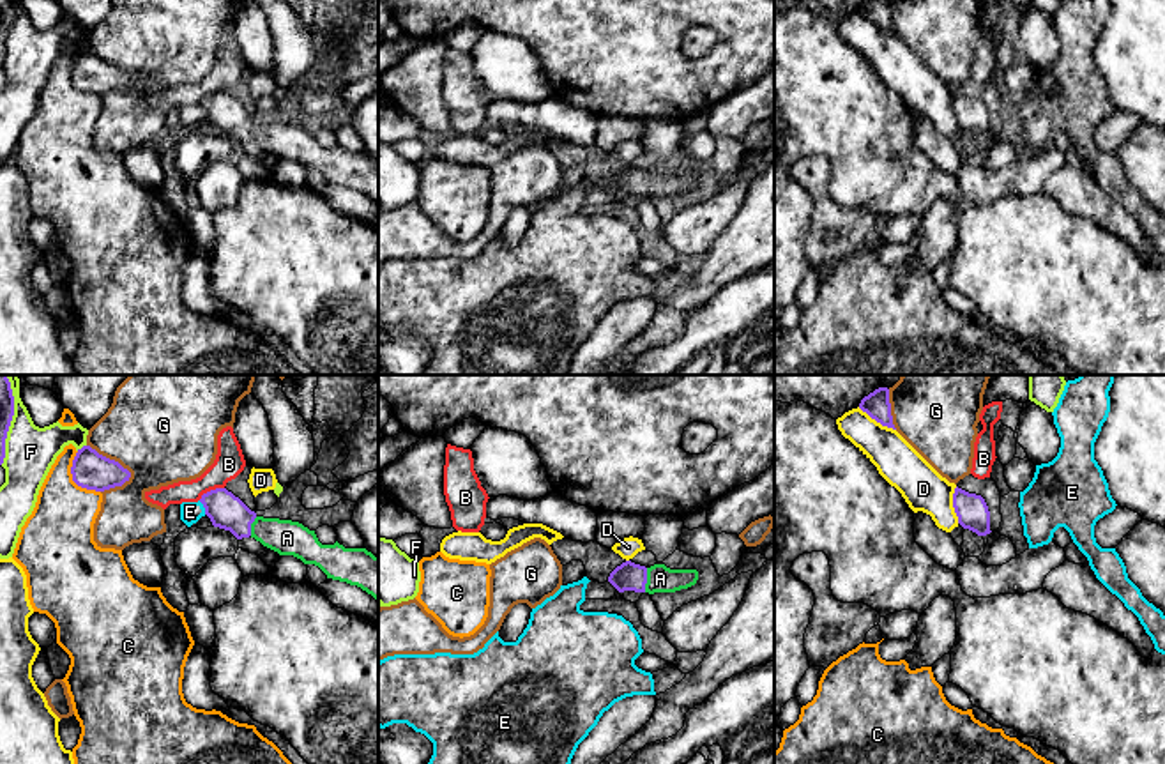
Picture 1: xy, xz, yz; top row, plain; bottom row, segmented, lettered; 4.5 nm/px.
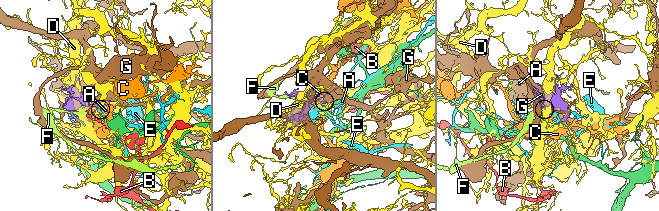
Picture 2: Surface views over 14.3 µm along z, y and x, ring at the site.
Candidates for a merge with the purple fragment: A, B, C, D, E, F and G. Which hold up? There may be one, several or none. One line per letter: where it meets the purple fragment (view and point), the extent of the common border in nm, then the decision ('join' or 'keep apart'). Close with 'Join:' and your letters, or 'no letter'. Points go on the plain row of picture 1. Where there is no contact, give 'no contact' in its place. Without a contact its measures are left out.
A: contact xz (646, 184); length 110 nm; join
B: contact xy (211, 94); length 130 nm; keep apart
C: contact xy (73, 84); length 220 nm; keep apart
D: contact yz (877, 25); length 200 nm; keep apart
E: contact xy (204, 110); length 70 nm; keep apart
F: contact xy (7, 34); length 320 nm; keep apart
G: contact xy (112, 64); length 260 nm; keep apart
Join: A

